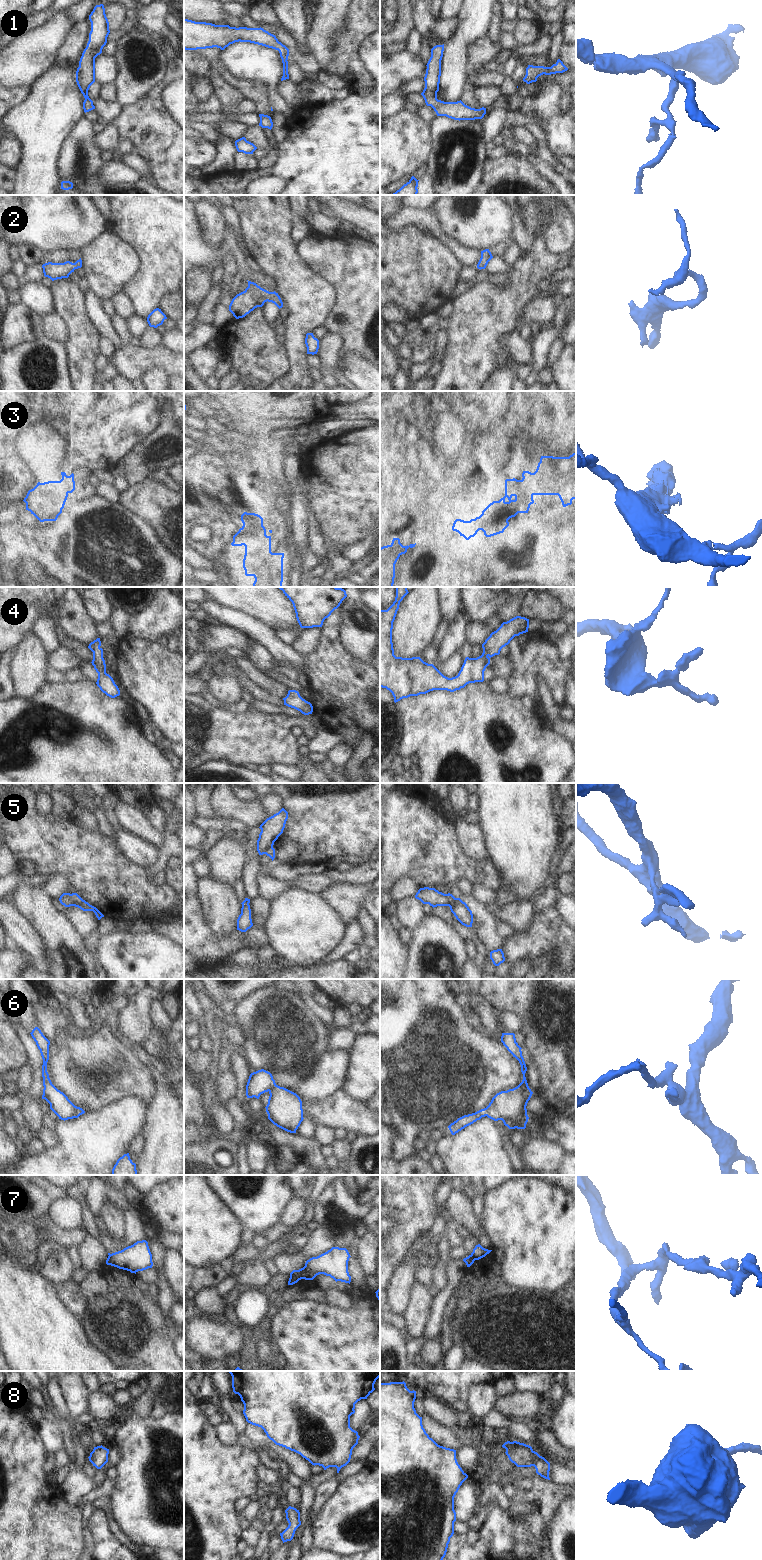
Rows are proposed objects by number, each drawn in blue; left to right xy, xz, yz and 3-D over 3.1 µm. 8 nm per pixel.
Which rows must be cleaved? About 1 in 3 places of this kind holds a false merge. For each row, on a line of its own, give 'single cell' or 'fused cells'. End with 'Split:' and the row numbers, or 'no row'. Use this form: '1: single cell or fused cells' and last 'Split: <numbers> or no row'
1: single cell
2: single cell
3: single cell
4: single cell
5: fused cells
6: fused cells
7: fused cells
8: single cell
Split: 5, 6, 7

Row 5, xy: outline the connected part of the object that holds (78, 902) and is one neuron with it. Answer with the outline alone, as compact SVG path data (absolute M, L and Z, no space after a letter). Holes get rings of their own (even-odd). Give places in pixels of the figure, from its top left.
M72 893L71 898L73 901L72 906L78 907L83 911L93 911L98 920L104 917L104 915L96 907L83 900L77 893Z

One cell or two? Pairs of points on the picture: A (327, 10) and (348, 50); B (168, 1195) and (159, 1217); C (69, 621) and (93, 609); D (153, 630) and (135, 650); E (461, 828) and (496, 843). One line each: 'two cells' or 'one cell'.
A: two cells
B: one cell
C: two cells
D: two cells
E: two cells

